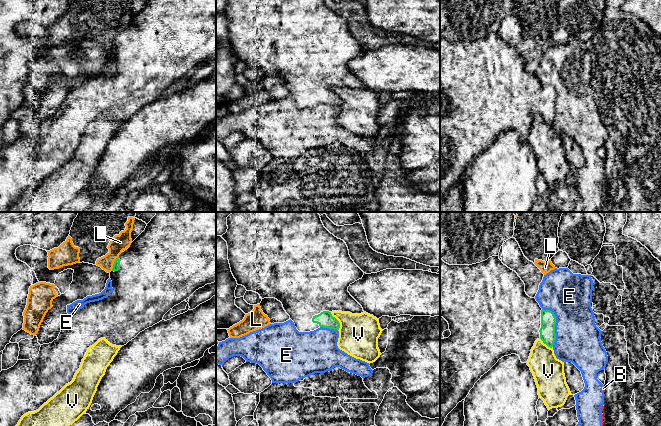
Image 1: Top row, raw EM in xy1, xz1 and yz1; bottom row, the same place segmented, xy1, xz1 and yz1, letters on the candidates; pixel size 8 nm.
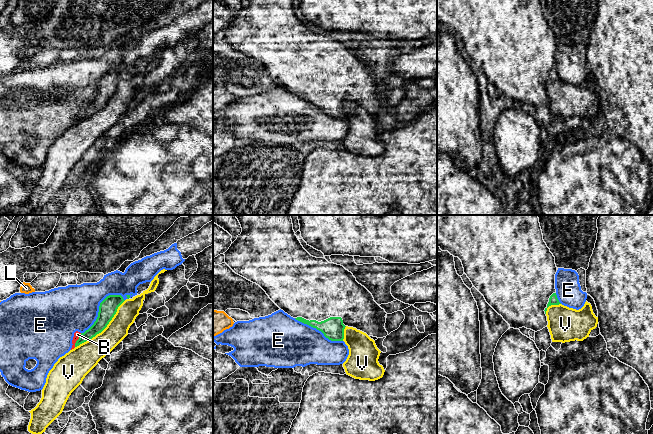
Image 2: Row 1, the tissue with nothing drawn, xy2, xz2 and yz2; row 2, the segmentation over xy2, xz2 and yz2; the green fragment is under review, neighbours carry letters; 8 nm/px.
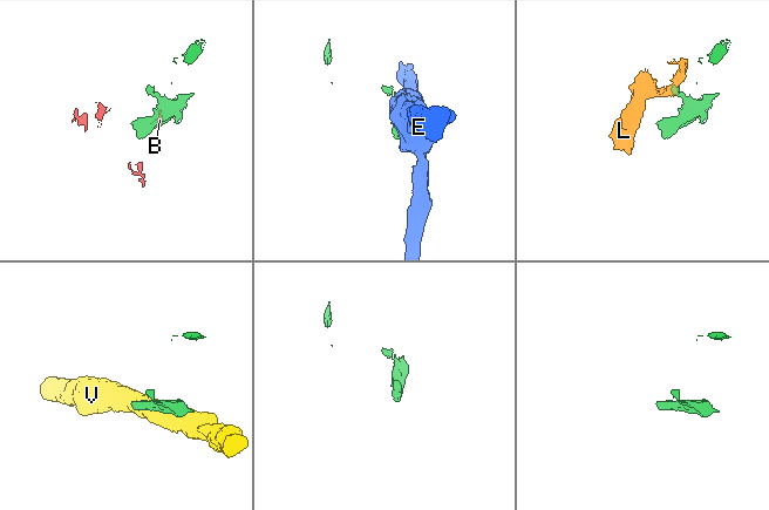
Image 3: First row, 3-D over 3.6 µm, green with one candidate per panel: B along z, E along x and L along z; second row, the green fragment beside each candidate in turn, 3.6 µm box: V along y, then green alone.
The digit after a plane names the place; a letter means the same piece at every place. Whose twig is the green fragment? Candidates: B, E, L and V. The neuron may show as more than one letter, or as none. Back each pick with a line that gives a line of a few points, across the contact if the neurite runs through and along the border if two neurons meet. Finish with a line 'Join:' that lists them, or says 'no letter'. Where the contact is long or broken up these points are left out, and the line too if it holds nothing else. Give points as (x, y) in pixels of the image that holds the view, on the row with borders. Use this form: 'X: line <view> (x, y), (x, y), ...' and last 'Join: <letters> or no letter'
Join: no letter

